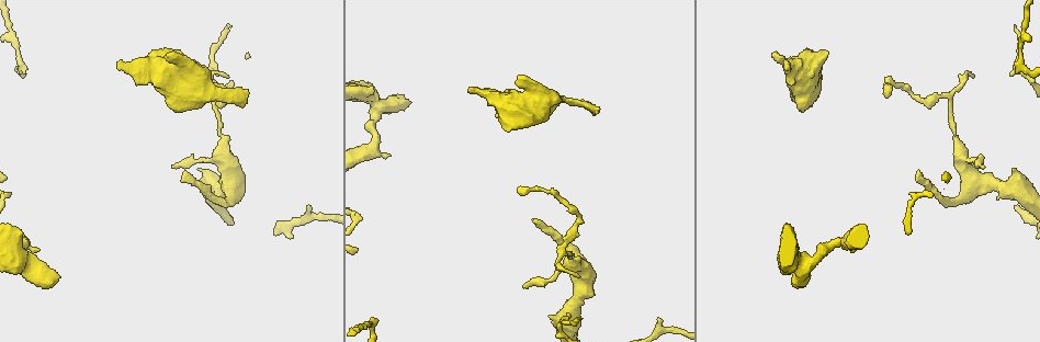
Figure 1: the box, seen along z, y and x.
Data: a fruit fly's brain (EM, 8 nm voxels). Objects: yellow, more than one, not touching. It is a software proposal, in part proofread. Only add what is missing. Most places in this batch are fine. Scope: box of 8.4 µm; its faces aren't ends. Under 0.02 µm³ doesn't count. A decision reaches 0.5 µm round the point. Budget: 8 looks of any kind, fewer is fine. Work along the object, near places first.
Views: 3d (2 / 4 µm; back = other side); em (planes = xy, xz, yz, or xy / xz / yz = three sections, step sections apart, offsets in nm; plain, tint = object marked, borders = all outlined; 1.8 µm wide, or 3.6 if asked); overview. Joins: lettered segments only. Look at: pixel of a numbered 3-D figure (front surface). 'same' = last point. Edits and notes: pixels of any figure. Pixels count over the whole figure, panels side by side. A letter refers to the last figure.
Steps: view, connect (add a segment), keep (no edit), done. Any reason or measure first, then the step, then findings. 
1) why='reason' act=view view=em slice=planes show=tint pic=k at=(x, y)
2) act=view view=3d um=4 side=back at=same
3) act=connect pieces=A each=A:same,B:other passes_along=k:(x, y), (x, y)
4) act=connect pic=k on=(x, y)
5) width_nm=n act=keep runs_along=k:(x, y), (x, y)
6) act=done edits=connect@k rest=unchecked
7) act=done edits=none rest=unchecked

why='stops while still wide' act=view view=3d um=2 pic=1 at=(56, 278)

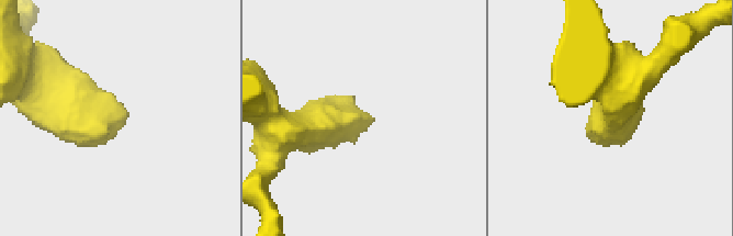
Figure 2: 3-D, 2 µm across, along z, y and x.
act=view view=em slice=planes show=borders pic=2 at=(122, 125)

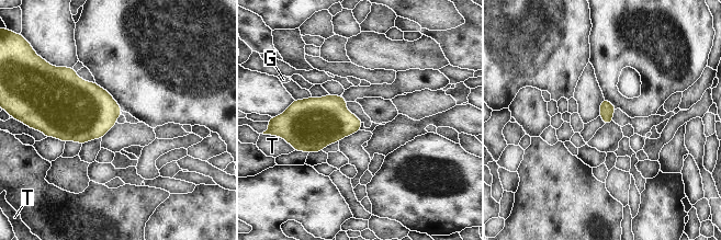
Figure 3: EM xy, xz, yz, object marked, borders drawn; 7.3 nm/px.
act=keep each=G:other,T:other border=3:(286, 141), (294, 150) found='none of them fits'

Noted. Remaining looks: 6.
why='free end' act=view view=3d um=4 pic=1 at=(185, 171)

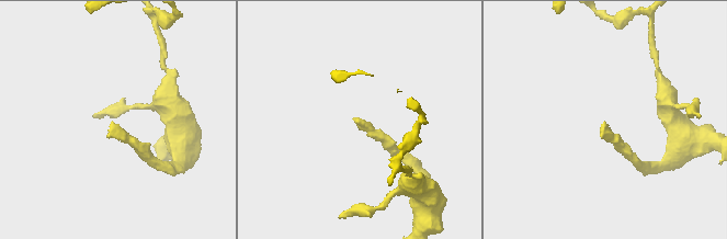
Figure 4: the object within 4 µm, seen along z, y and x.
act=view view=em slice=xy step=16 show=borders pic=4 at=(358, 120)

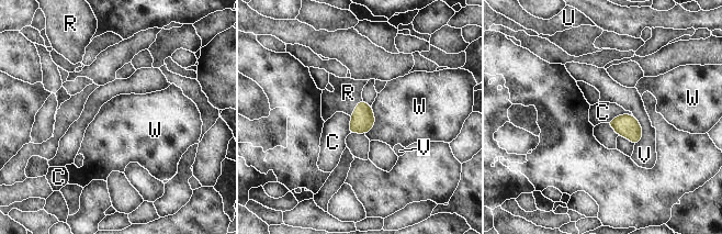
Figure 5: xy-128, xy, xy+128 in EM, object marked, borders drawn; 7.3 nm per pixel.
act=connect pieces=R each=C:other,R:same,U:other,V:other,W:other passes_along=5:(362, 121), (354, 108), (348, 92) found='it goes on there'

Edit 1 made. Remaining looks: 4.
why='see it whole again' act=view view=overview

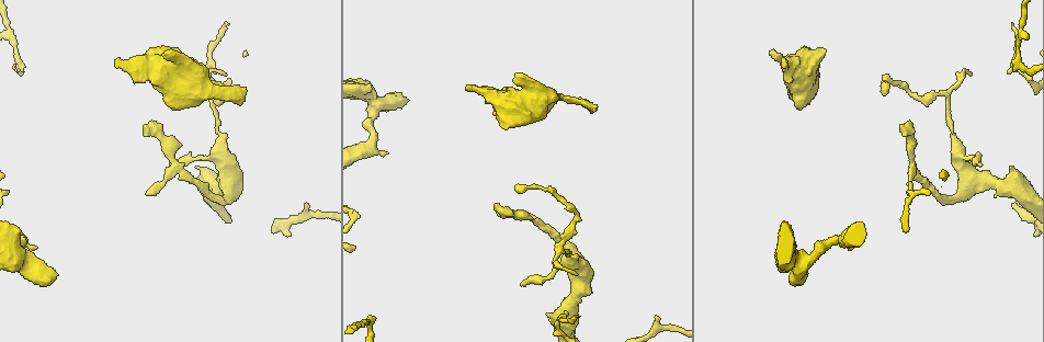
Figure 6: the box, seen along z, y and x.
why='branch stops here' act=view view=em slice=yz step=4 show=tint pic=6 at=(595, 107)

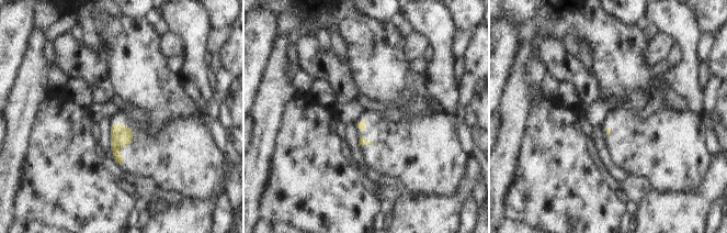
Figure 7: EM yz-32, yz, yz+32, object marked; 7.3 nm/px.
act=view view=em slice=planes show=borders at=same

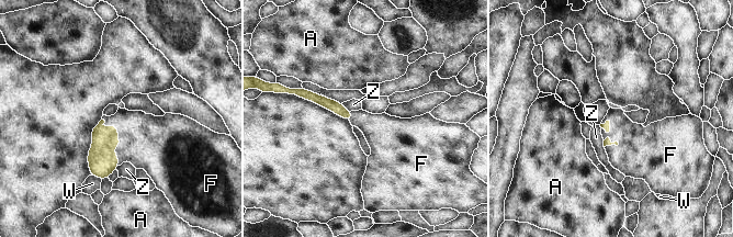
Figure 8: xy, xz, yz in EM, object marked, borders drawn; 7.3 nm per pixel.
act=connect pieces=F each=A:other,F:same,W:other,Z:other passes_along=8:(102, 160), (117, 136), (150, 143) found='the neuron continues'

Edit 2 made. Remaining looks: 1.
act=done edits=connect@5,connect@8 rest=unchecked

